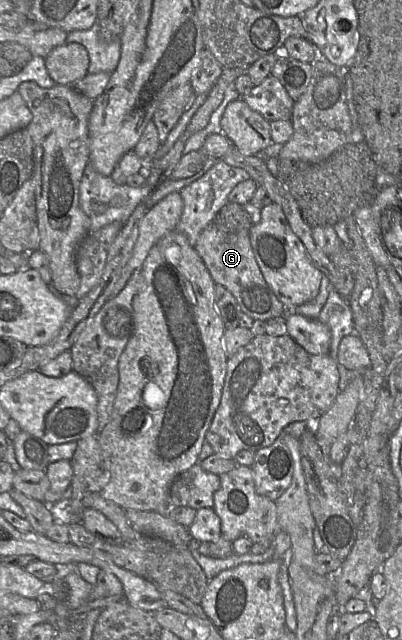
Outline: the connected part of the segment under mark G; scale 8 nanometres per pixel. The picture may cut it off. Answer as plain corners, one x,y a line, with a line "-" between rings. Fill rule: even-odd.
210,223
200,233
193,247
205,263
215,284
222,285
231,292
243,313
254,320
264,322
284,315
285,306
266,283
256,261
249,231
222,231
214,223

